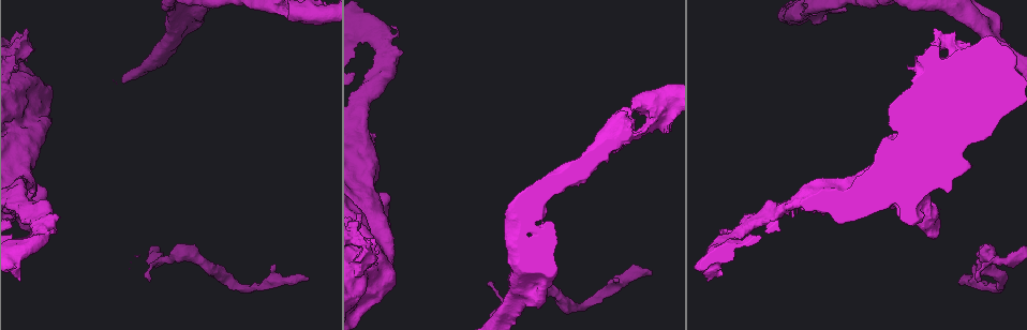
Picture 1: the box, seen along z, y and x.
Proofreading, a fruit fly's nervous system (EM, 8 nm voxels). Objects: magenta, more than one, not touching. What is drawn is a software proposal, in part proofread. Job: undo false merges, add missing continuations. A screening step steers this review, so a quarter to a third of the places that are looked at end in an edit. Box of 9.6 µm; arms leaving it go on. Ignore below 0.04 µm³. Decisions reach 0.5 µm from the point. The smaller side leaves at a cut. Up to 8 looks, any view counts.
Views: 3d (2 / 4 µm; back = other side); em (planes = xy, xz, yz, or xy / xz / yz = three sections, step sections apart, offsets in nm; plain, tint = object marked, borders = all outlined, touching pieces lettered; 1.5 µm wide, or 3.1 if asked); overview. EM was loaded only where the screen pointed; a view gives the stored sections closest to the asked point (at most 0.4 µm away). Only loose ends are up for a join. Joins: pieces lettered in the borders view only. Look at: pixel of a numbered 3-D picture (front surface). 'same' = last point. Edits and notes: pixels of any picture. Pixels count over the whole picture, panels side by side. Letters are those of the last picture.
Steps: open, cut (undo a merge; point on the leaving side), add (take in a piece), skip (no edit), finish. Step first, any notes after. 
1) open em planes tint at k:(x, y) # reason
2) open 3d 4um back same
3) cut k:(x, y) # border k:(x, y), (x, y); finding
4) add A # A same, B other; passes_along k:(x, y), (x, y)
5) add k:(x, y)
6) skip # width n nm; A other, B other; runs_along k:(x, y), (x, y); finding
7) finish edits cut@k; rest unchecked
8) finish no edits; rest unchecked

open em xy step 8 tint at 1:(652, 272) # free end

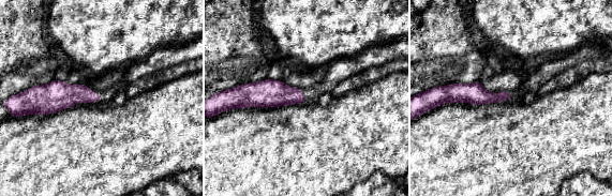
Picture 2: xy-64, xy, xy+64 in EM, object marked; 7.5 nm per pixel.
open em planes borders same # another direction

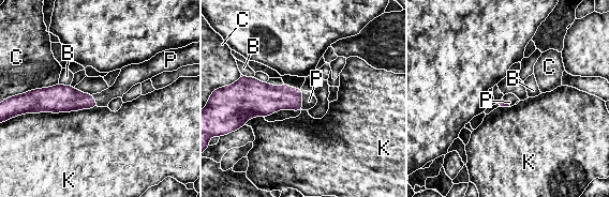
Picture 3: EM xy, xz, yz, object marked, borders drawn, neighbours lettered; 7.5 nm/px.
add P # B other, C other, K other, P same; passes_along 3:(268, 99), (301, 101), (309, 101); it goes on there

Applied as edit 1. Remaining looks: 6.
open overview

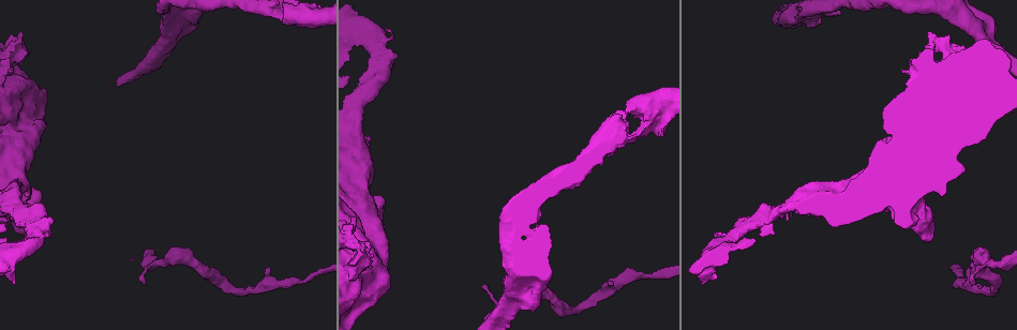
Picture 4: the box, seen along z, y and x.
open 3d 2um back at 4:(46, 237) # branch stops here

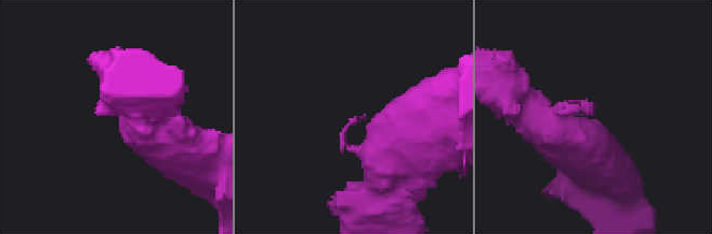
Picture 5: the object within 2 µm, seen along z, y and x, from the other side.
open em planes borders at 5:(357, 120)

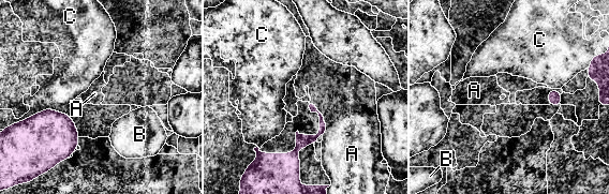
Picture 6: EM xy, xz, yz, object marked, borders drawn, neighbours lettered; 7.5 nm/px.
skip # A other, B other, C other; border 6:(310, 101), (325, 121), (323, 136); none of them fits

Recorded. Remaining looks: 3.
finish edits add@3; rest unchecked

